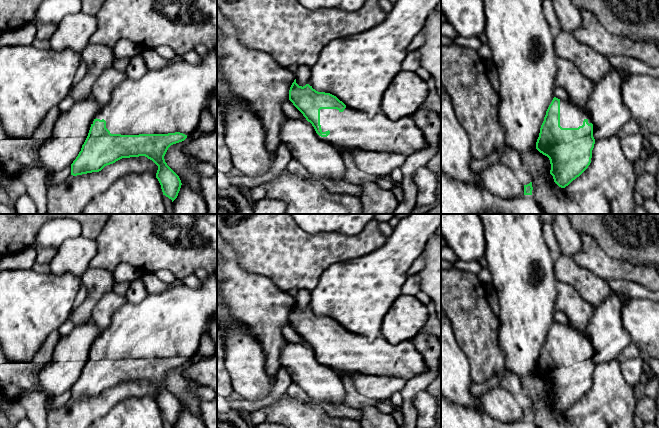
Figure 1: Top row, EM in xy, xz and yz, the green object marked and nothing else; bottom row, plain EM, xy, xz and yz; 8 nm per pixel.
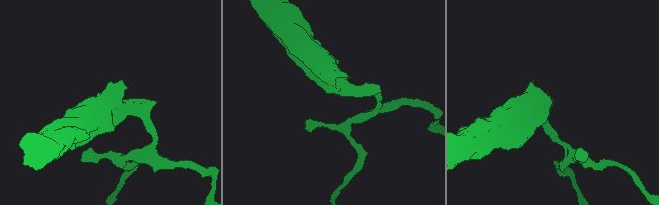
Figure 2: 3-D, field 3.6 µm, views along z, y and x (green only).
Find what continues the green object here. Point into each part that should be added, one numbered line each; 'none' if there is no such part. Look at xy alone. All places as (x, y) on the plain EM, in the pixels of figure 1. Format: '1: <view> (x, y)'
1: xy (167, 324)

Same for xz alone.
1: xz (351, 352)

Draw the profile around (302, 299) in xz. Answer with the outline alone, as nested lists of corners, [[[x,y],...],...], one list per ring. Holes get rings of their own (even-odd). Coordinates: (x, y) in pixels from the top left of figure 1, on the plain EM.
[[[299,289],[295,297],[296,307],[299,310],[302,311],[305,310],[309,306],[310,299],[311,299],[311,291],[307,289]]]

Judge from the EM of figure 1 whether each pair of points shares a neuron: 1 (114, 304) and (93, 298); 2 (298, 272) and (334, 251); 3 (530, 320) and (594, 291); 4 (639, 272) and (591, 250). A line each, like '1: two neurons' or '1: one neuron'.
1: two neurons
2: one neuron
3: two neurons
4: one neuron

